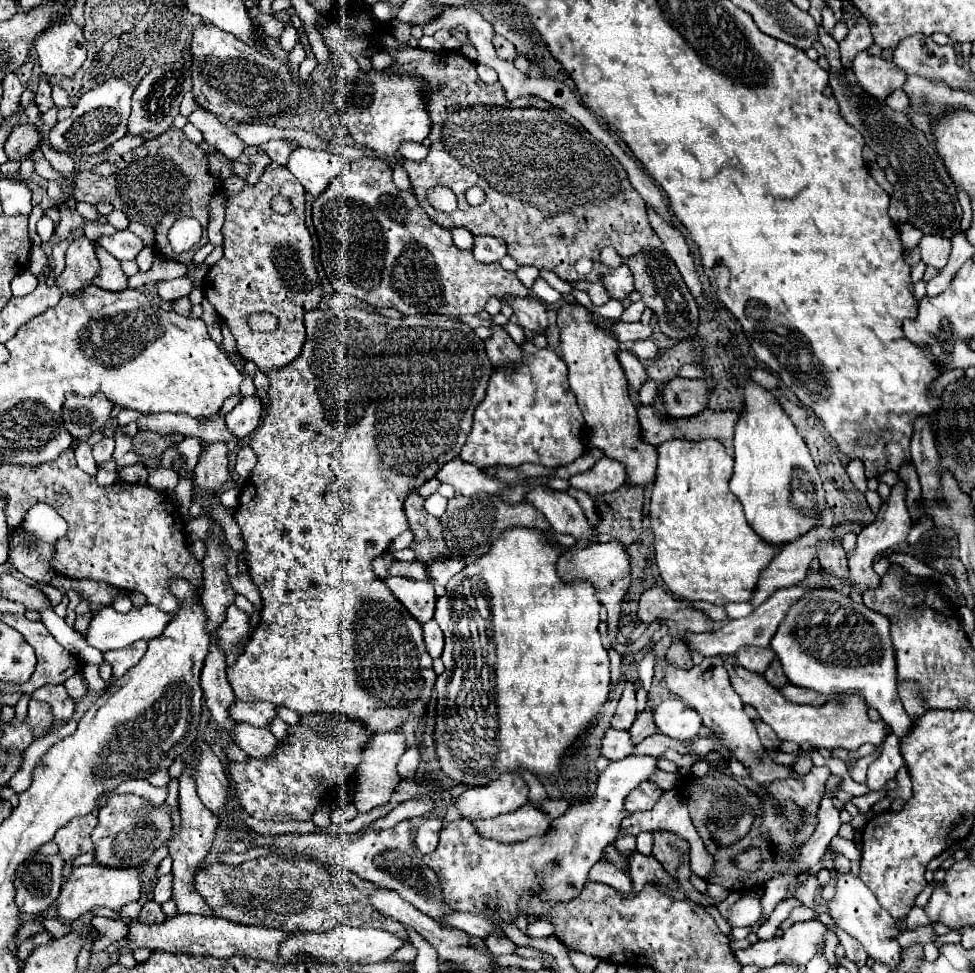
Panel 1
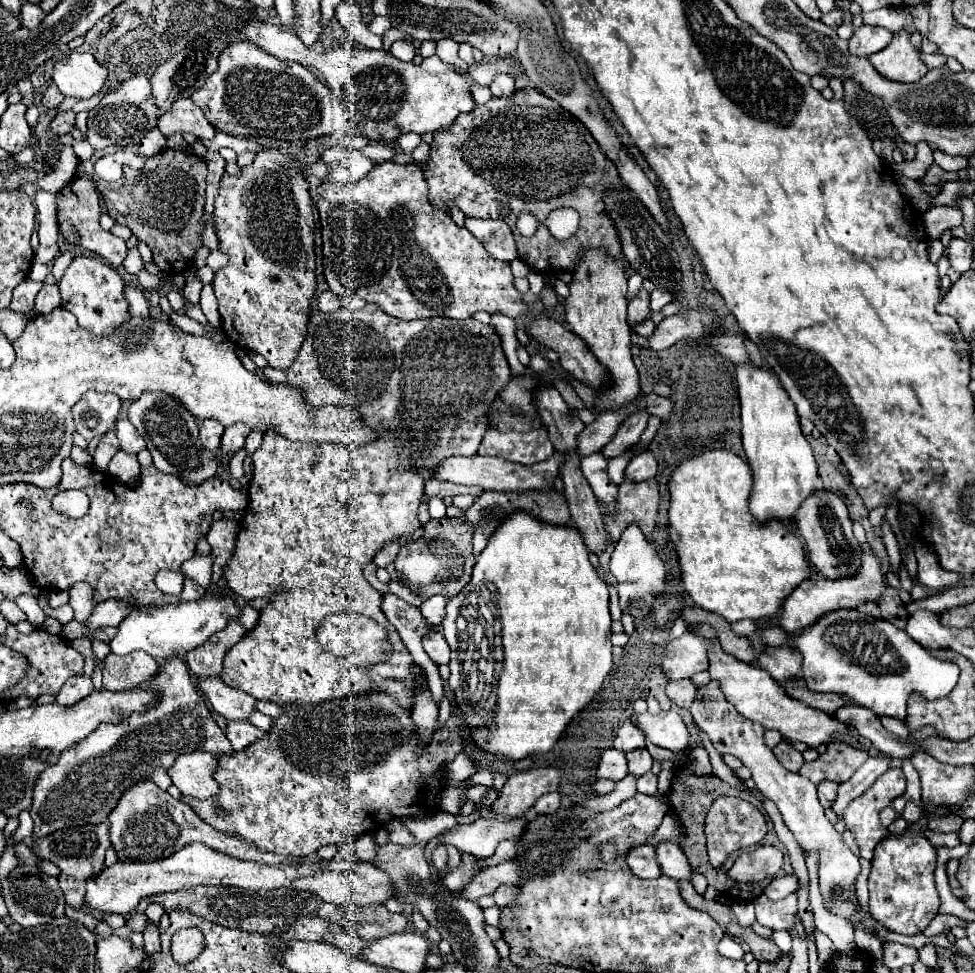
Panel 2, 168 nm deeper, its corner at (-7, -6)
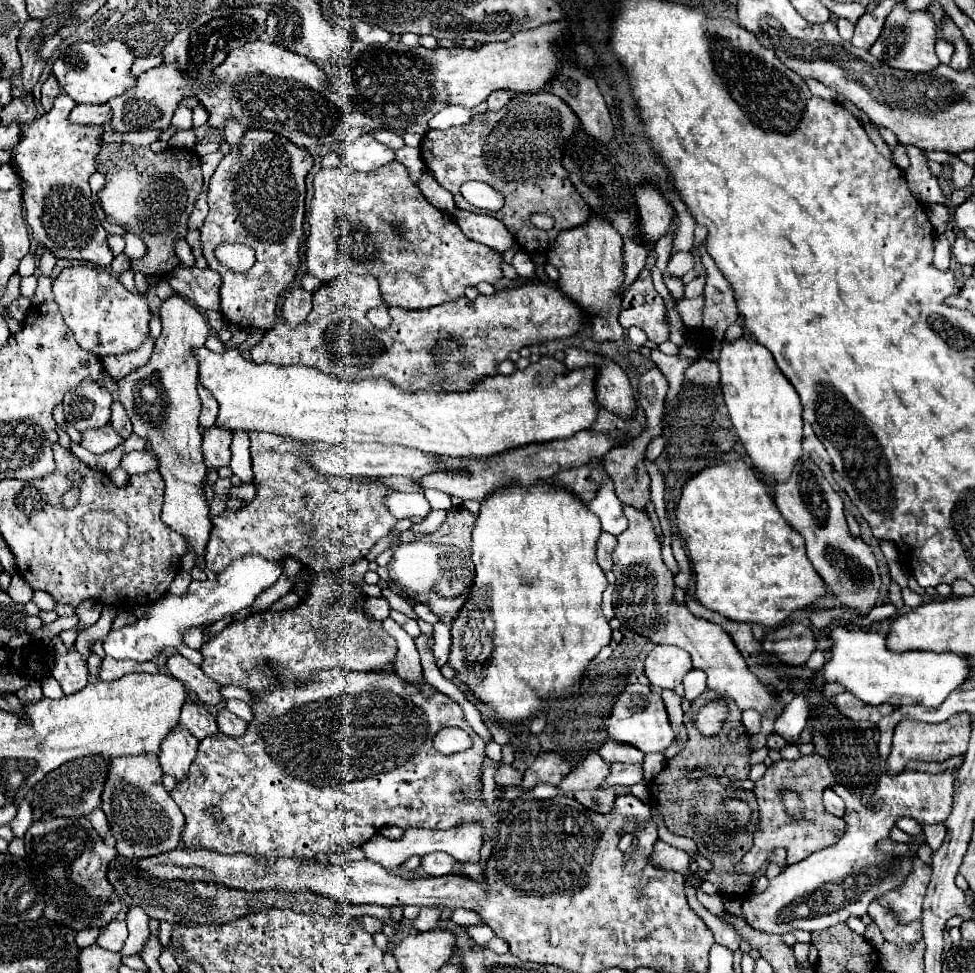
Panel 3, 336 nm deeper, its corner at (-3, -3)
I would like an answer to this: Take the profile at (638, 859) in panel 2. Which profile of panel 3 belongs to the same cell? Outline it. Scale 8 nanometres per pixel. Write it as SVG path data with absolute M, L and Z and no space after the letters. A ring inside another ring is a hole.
M657 841L653 845L649 861L655 867L661 867L661 869L667 869L667 871L677 871L677 873L685 875L687 880L700 888L702 881L699 878L689 876L691 875L689 873L690 857L685 851L681 851L677 847L671 847L671 845L663 843L663 841Z

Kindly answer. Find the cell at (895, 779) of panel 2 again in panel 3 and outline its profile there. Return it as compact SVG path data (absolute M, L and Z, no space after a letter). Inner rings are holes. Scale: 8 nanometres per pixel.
M947 769L941 775L931 775L931 773L921 773L921 771L901 771L899 775L883 773L875 785L875 791L873 791L869 803L863 801L861 795L855 795L853 791L849 791L847 787L837 785L835 793L847 805L845 815L843 815L847 829L845 829L843 837L837 843L809 855L801 863L789 865L783 873L779 873L777 877L773 877L769 881L769 887L763 893L749 897L743 903L745 921L753 929L759 929L765 933L787 933L791 929L807 929L807 931L827 929L831 925L845 923L849 917L861 917L863 913L867 913L867 907L873 901L873 897L901 885L905 875L911 871L909 859L887 857L875 849L875 843L881 839L887 839L891 827L895 825L895 819L903 817L903 815L913 817L917 823L941 823L941 821L945 821L949 817L949 811L953 805L953 791L955 791L952 770Z

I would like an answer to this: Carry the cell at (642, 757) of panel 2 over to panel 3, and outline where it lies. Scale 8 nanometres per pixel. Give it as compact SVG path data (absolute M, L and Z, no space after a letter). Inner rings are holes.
M613 763L611 775L605 779L603 787L609 785L635 785L643 781L643 767L639 763Z

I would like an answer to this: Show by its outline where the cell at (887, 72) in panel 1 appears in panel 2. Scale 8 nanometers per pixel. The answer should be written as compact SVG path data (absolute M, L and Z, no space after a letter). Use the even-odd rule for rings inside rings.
M905 28L895 32L891 44L877 54L871 54L869 60L881 76L897 82L917 82L929 72L921 60L921 52L911 44L911 32Z

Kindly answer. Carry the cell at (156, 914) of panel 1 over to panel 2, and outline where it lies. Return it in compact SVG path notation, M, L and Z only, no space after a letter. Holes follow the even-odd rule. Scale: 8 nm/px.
M149 924L147 930L143 932L143 938L145 938L145 952L147 954L155 954L161 950L161 944L159 944L159 930L157 930L157 924Z

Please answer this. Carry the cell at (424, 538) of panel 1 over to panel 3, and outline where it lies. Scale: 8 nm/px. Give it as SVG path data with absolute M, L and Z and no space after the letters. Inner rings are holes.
M453 507L447 517L447 525L443 523L435 533L409 535L409 545L399 545L387 565L391 581L411 599L425 603L435 615L441 617L441 621L453 621L475 579L475 567L471 561L471 533L475 517L463 507Z

